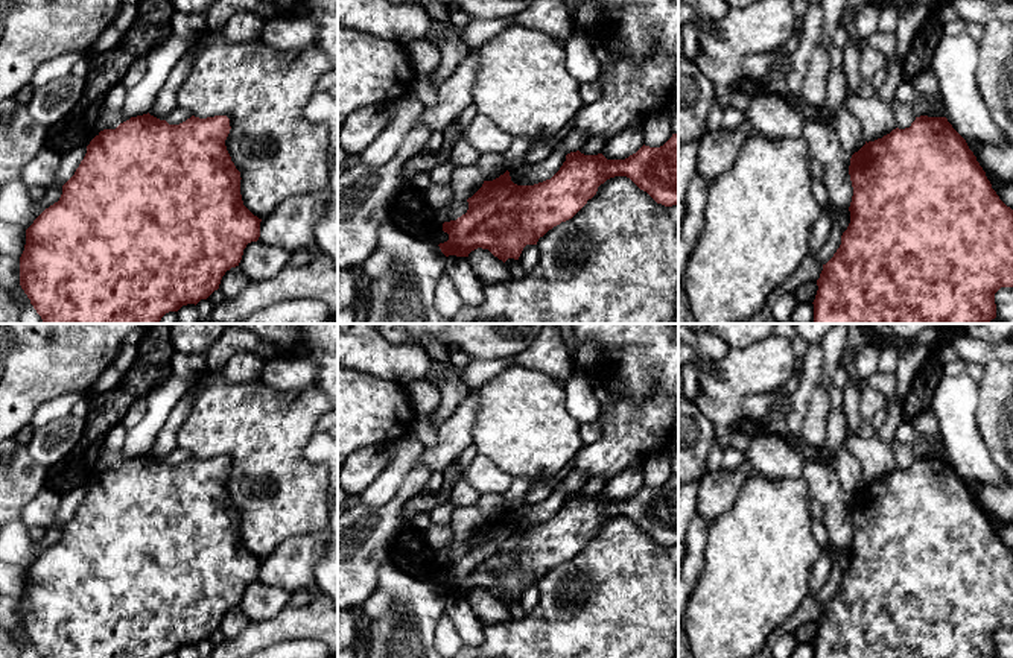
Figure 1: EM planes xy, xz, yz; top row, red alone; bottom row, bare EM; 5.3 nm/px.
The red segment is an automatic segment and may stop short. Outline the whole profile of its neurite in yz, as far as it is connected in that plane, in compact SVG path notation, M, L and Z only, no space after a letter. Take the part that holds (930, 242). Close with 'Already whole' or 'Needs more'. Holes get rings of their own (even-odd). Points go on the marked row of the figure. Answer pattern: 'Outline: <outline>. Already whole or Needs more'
Outline: M920 115L910 128L896 128L882 138L865 141L852 155L849 175L853 187L850 223L841 236L840 248L823 264L817 280L812 324L989 324L996 318L995 293L1001 287L1013 287L1013 210L999 199L966 140L946 117Z. Already whole

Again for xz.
Outline: M672 134L660 147L643 144L625 160L607 160L602 153L570 152L551 179L534 185L514 184L508 170L493 181L484 181L482 187L467 199L467 213L443 223L449 240L438 246L446 257L468 257L472 251L482 248L503 263L508 258L519 260L526 245L537 245L549 229L572 219L596 195L598 187L614 176L630 178L657 204L678 205L678 134Z. Already whole

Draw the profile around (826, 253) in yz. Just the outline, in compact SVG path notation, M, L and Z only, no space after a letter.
M830 216L830 222L832 222L830 236L827 242L824 243L824 246L815 254L821 266L826 264L834 257L834 254L841 245L843 231L834 216Z

